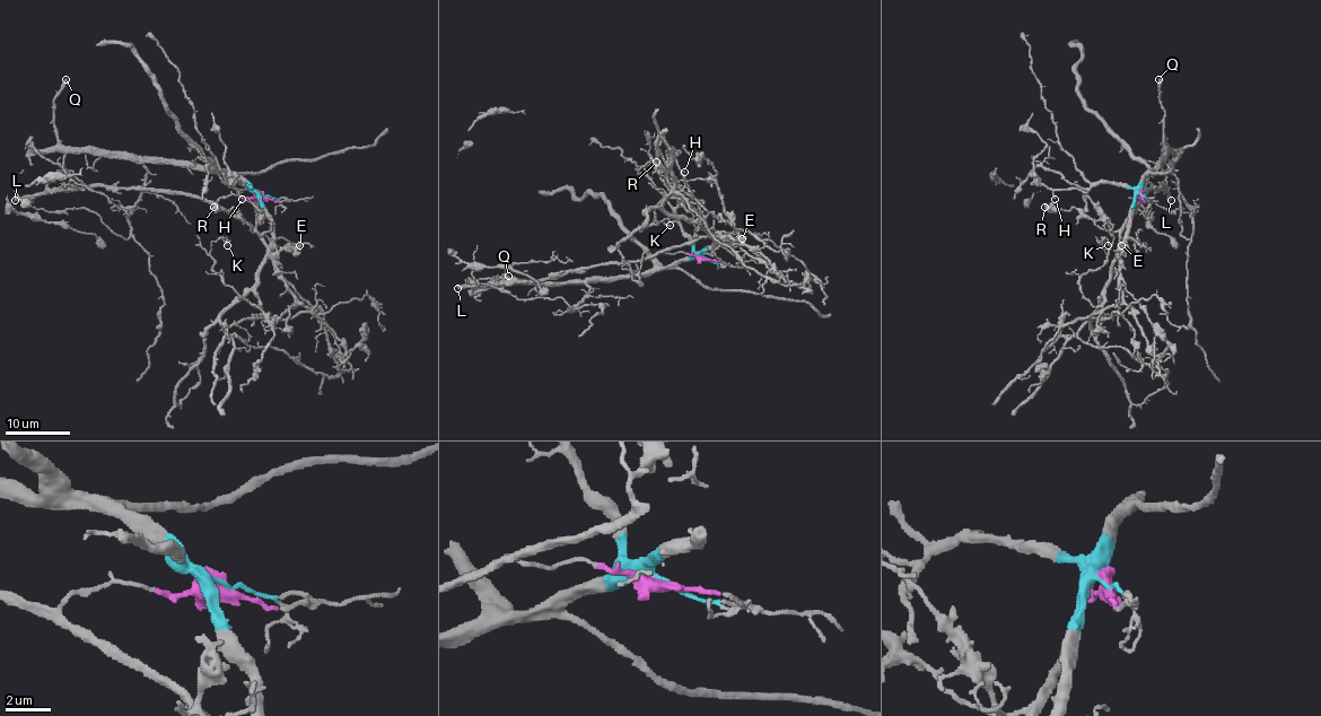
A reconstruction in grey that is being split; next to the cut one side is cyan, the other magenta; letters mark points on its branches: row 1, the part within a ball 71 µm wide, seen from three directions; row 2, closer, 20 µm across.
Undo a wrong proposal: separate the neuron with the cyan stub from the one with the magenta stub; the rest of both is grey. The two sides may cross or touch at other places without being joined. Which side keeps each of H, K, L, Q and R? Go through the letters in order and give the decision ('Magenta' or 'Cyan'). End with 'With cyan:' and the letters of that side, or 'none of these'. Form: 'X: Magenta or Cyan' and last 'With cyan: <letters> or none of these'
H: Magenta
K: Cyan
L: Magenta
Q: Cyan
R: Magenta
With cyan: K, Q

